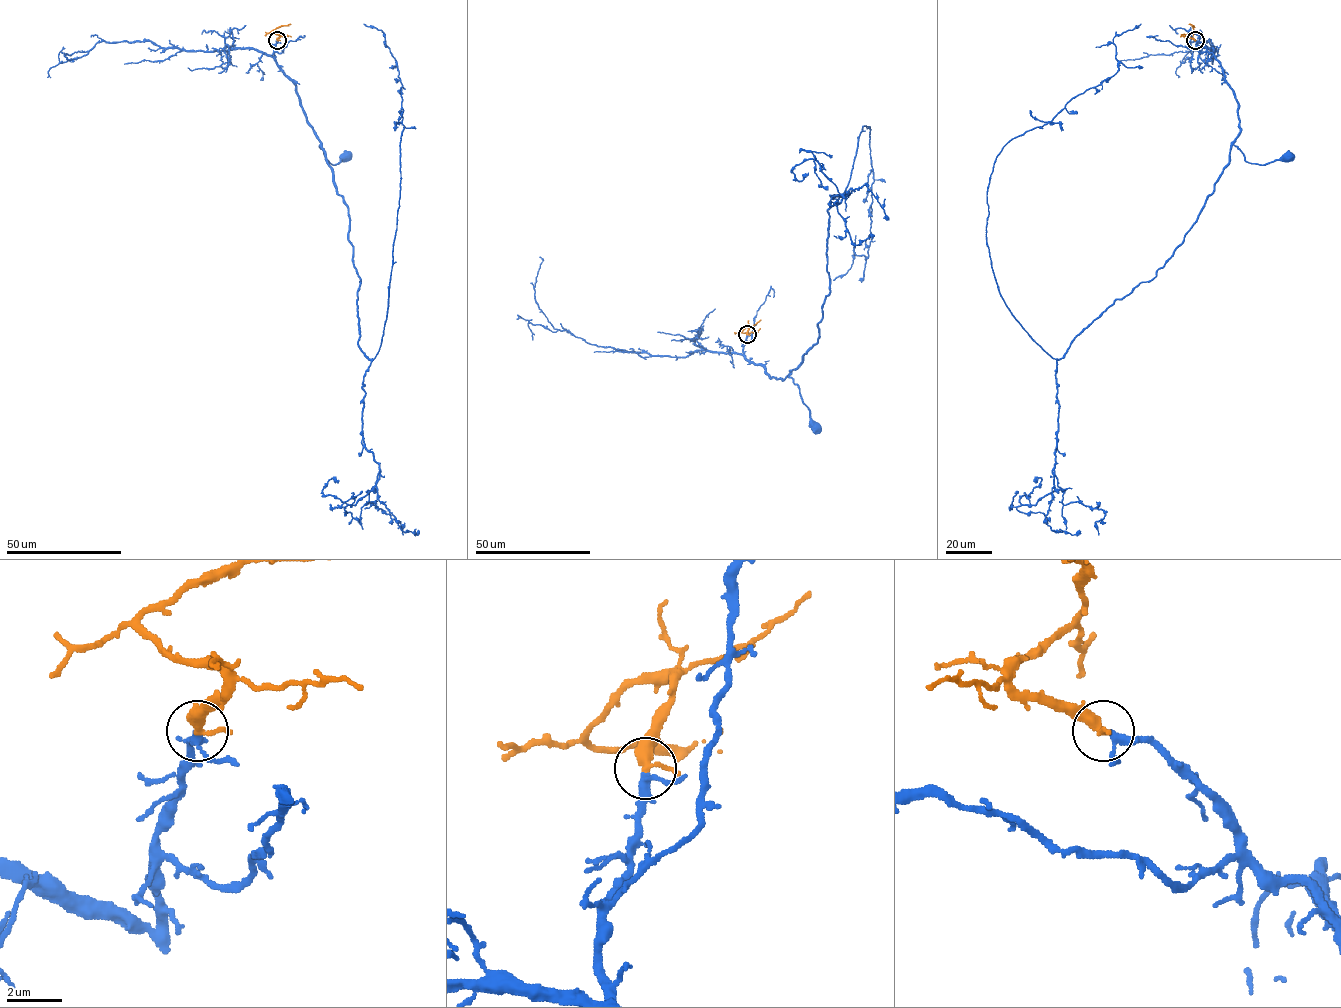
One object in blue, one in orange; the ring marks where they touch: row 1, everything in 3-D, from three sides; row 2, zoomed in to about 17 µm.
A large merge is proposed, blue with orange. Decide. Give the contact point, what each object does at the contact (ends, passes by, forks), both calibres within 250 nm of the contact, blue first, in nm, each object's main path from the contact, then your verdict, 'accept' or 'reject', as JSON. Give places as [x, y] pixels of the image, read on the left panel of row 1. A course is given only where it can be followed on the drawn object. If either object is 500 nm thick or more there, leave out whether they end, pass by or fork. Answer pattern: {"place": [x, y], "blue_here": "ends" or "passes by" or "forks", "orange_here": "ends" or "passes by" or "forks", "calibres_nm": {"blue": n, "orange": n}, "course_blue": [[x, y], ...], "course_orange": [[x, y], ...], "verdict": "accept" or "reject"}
{"place": [277, 40], "blue_here": "passes by", "orange_here": "passes by", "calibres_nm": {"blue": 240, "orange": 300}, "course_blue": [[277, 40], [273, 58], [295, 85], [306, 120], [327, 159], [336, 165], [346, 156]], "course_orange": [[277, 40], [279, 35], [272, 31], [291, 24]], "verdict": "accept"}

